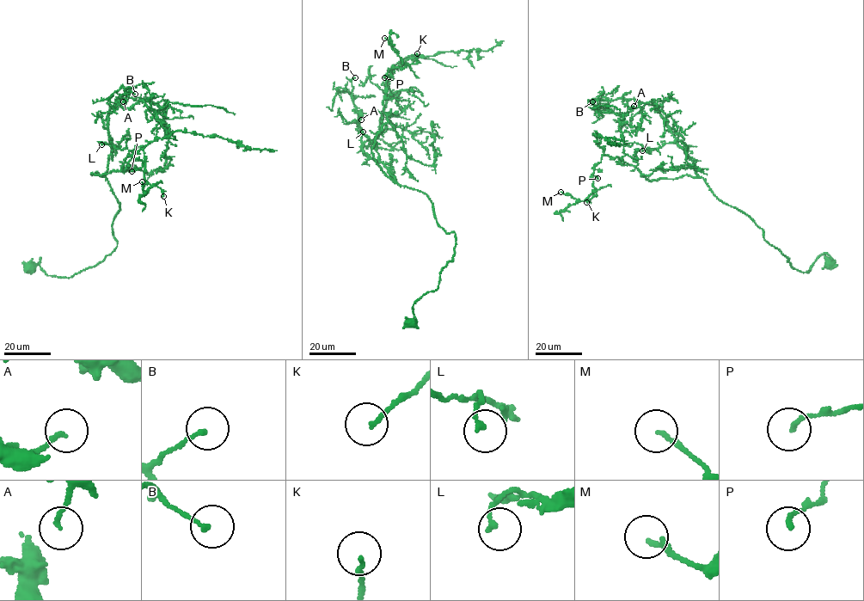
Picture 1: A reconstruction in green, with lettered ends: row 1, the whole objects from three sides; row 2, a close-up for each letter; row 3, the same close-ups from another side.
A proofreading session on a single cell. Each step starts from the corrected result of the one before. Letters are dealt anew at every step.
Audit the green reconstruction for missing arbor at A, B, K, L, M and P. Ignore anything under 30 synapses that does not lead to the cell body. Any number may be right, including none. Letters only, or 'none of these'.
none of these

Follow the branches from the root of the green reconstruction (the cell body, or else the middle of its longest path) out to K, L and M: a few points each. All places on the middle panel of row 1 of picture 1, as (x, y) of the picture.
K: (411, 324), (456, 242), (428, 196), (395, 182), (372, 151), (389, 121), (392, 67), (416, 64), (417, 53)
L: (411, 324), (414, 303), (438, 288), (453, 260), (455, 235), (438, 225), (428, 196), (395, 181), (363, 131)
M: (411, 324), (456, 241), (428, 196), (395, 182), (375, 159), (389, 121), (386, 80), (405, 65), (384, 38)

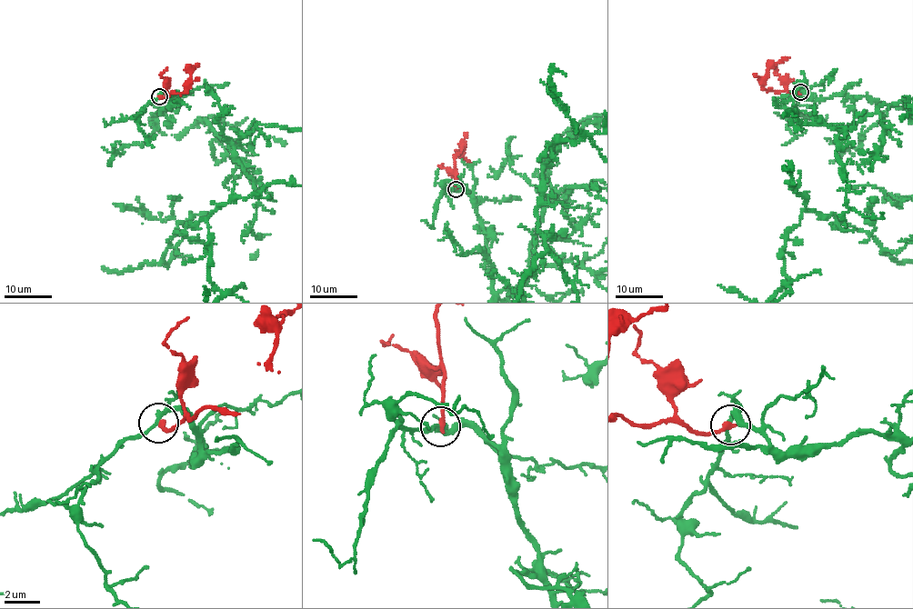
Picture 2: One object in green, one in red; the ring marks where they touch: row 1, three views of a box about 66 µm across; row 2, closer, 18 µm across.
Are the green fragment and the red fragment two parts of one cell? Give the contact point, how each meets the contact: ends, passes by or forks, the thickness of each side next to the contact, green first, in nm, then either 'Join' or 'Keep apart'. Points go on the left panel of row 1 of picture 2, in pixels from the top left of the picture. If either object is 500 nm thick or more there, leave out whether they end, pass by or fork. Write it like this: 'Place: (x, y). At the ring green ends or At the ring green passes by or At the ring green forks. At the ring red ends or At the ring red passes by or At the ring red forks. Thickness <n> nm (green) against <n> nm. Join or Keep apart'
Place: (159, 96). At the ring green passes by. At the ring red ends. Thickness 200 nm (green) against 320 nm. Keep apart

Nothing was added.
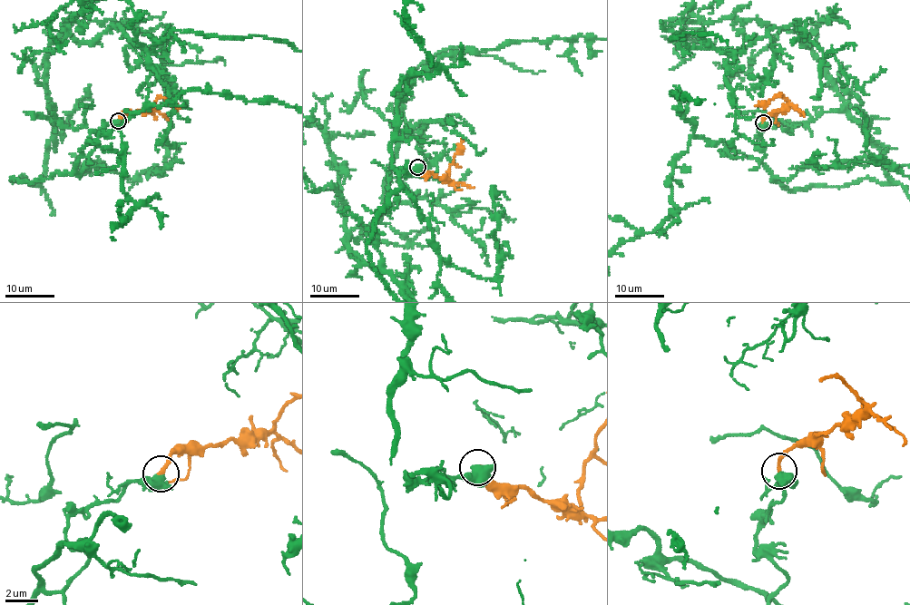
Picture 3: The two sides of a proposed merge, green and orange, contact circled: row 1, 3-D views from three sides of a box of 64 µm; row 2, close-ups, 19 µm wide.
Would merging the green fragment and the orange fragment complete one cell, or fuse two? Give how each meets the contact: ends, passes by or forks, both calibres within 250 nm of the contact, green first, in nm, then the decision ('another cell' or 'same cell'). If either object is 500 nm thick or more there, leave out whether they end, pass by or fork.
700/240 nm | same cell

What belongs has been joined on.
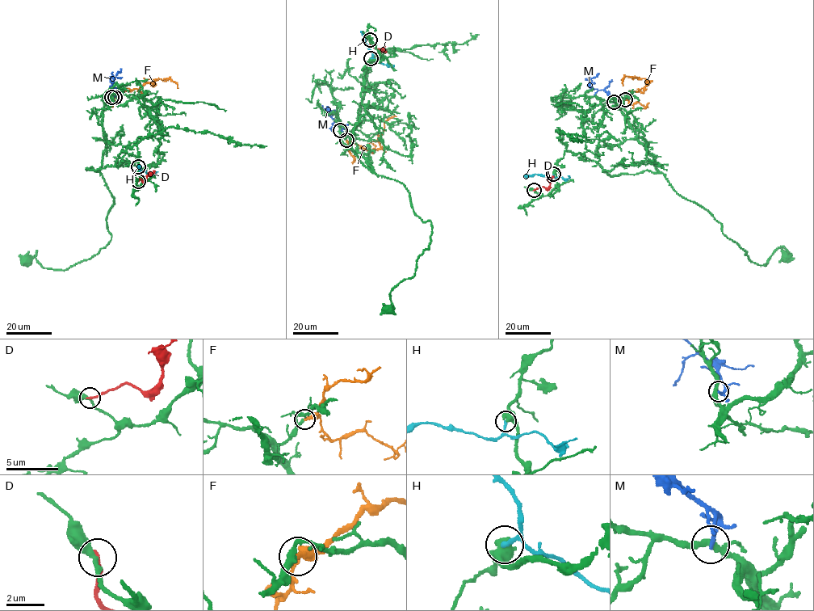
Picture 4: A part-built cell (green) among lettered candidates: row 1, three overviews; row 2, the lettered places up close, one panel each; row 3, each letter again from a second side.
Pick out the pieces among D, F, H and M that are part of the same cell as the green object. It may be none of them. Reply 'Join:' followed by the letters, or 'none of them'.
Join: F

